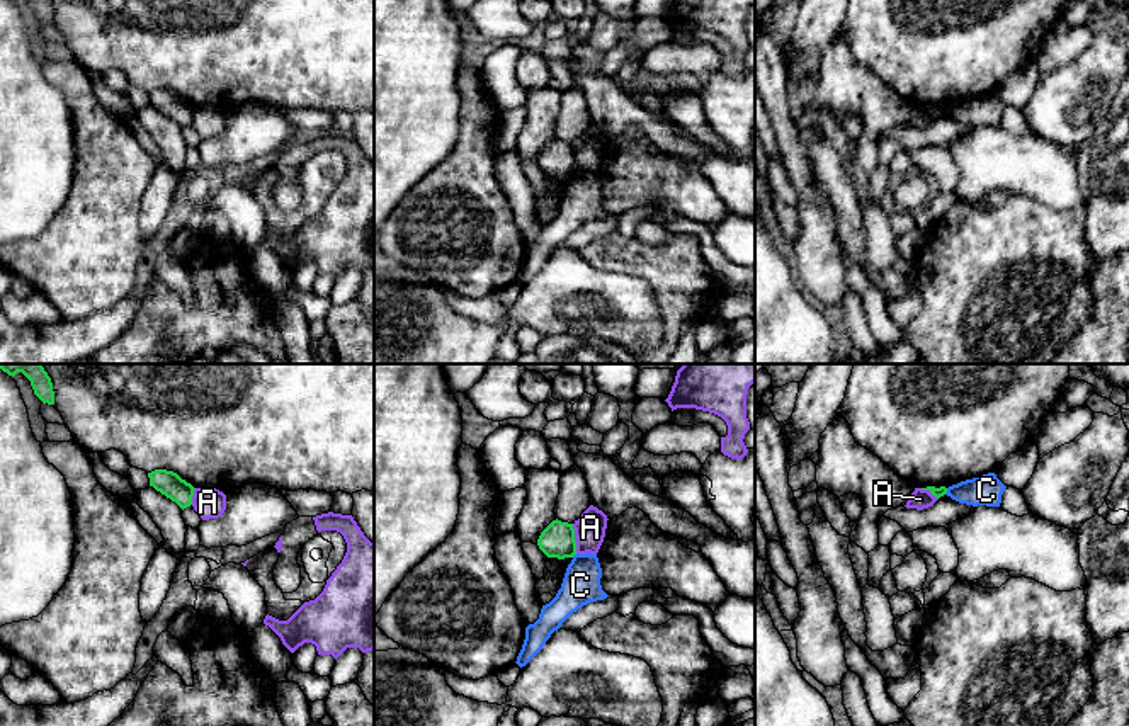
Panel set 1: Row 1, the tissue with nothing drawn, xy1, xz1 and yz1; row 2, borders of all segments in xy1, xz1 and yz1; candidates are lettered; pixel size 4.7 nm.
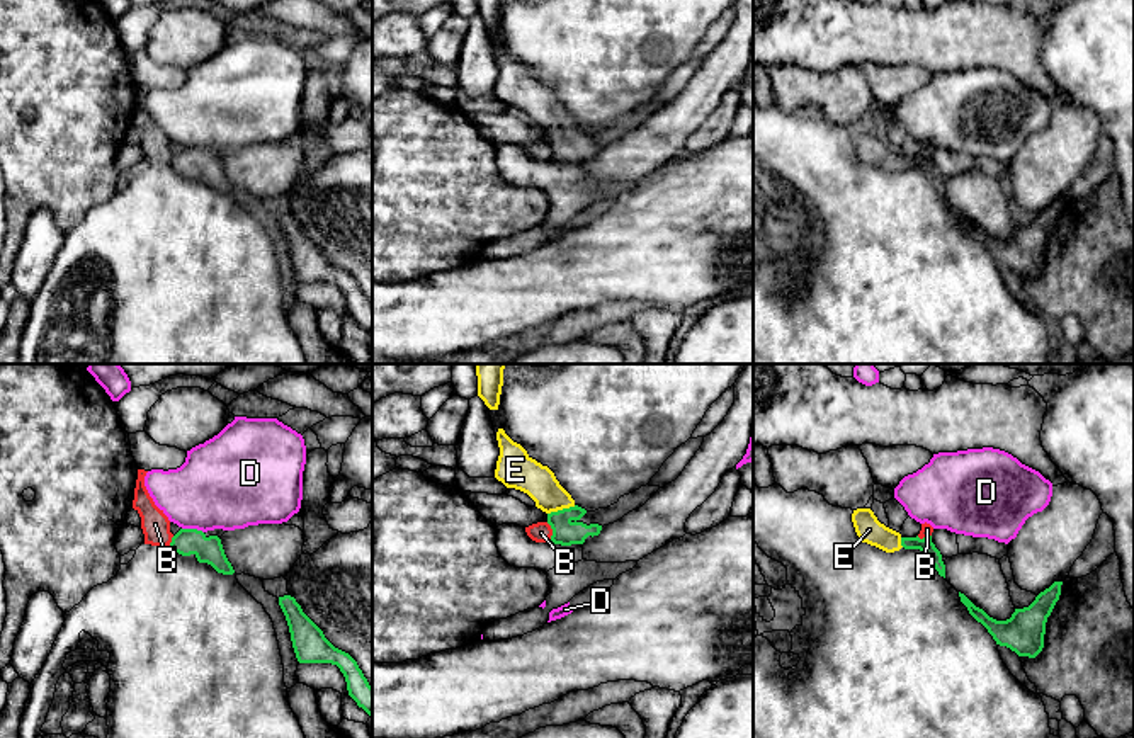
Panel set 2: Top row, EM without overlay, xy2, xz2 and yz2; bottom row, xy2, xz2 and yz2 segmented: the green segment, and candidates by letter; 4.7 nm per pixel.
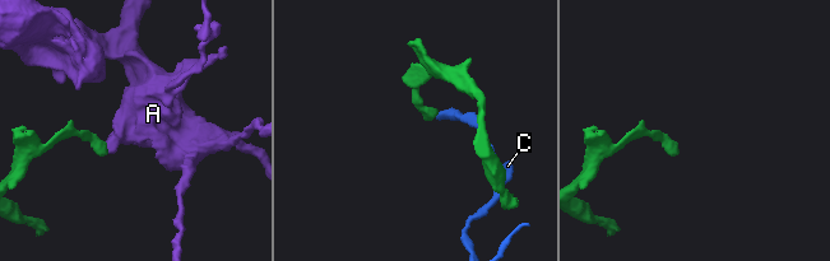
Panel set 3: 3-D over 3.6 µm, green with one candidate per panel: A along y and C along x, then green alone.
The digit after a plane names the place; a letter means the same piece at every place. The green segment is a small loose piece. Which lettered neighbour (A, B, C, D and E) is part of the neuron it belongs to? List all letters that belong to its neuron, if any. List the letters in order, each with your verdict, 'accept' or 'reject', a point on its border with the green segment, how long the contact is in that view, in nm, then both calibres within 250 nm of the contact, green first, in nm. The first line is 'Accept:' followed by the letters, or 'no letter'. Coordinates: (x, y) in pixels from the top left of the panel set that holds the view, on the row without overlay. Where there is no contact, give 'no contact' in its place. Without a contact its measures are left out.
Accept: E
A: reject; meets green in xz1 at (573, 158); contact 150 nm long; 160 nm thick on the green side, 140 nm on the other
B: reject; meets green in xz2 at (553, 150); contact 90 nm long; 120 nm thick on the green side, 100 nm on the other
C: reject; meets green in yz1 at (946, 111); contact 40 nm long; 50 nm thick on the green side, 140 nm on the other
D: reject; meets green in xy2 at (192, 148); contact 110 nm long; 130 nm thick on the green side, 420 nm on the other
E: accept; meets green in xz2 at (563, 128); contact 140 nm long; 120 nm thick on the green side, 160 nm on the other

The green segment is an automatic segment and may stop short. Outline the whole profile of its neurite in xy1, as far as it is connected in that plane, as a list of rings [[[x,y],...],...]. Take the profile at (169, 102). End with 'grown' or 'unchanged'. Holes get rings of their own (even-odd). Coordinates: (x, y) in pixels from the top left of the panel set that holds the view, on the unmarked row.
[[[155,88],[148,92],[150,105],[175,121],[182,129],[192,124],[194,105],[182,99],[177,92]]]; unchanged

